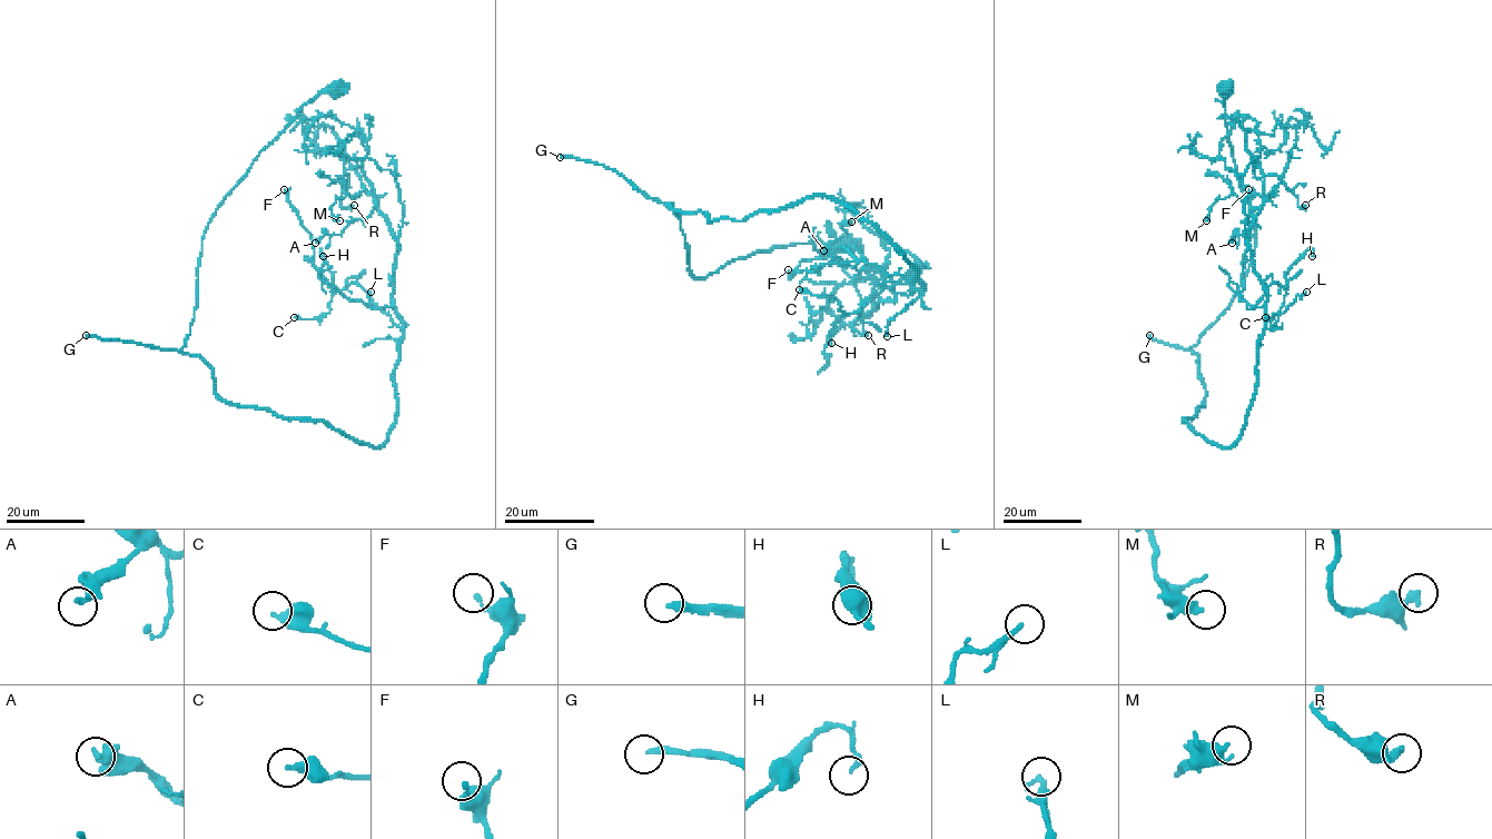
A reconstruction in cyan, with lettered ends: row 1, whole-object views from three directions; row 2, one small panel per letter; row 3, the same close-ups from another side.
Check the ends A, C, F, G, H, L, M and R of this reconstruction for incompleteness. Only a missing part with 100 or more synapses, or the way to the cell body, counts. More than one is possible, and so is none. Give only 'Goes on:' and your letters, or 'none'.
Goes on: G

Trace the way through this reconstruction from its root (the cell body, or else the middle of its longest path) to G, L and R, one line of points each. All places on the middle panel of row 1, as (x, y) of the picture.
G: (848, 244), (773, 246), (695, 277), (690, 272), (681, 221), (671, 205), (646, 197), (602, 165), (560, 157)
L: (848, 244), (773, 246), (695, 277), (671, 205), (709, 220), (813, 196), (851, 206), (924, 283), (887, 336)
R: (848, 244), (695, 277), (671, 205), (851, 206), (925, 285), (857, 276), (868, 335)

